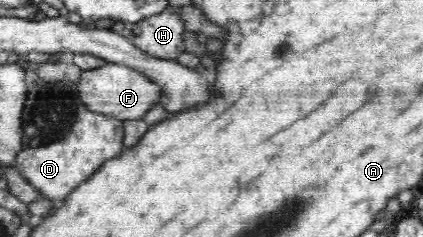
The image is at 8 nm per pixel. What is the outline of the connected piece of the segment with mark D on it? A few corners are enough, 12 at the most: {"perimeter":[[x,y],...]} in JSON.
{"perimeter":[[68,80],[27,84],[16,168],[52,201],[122,154]]}

